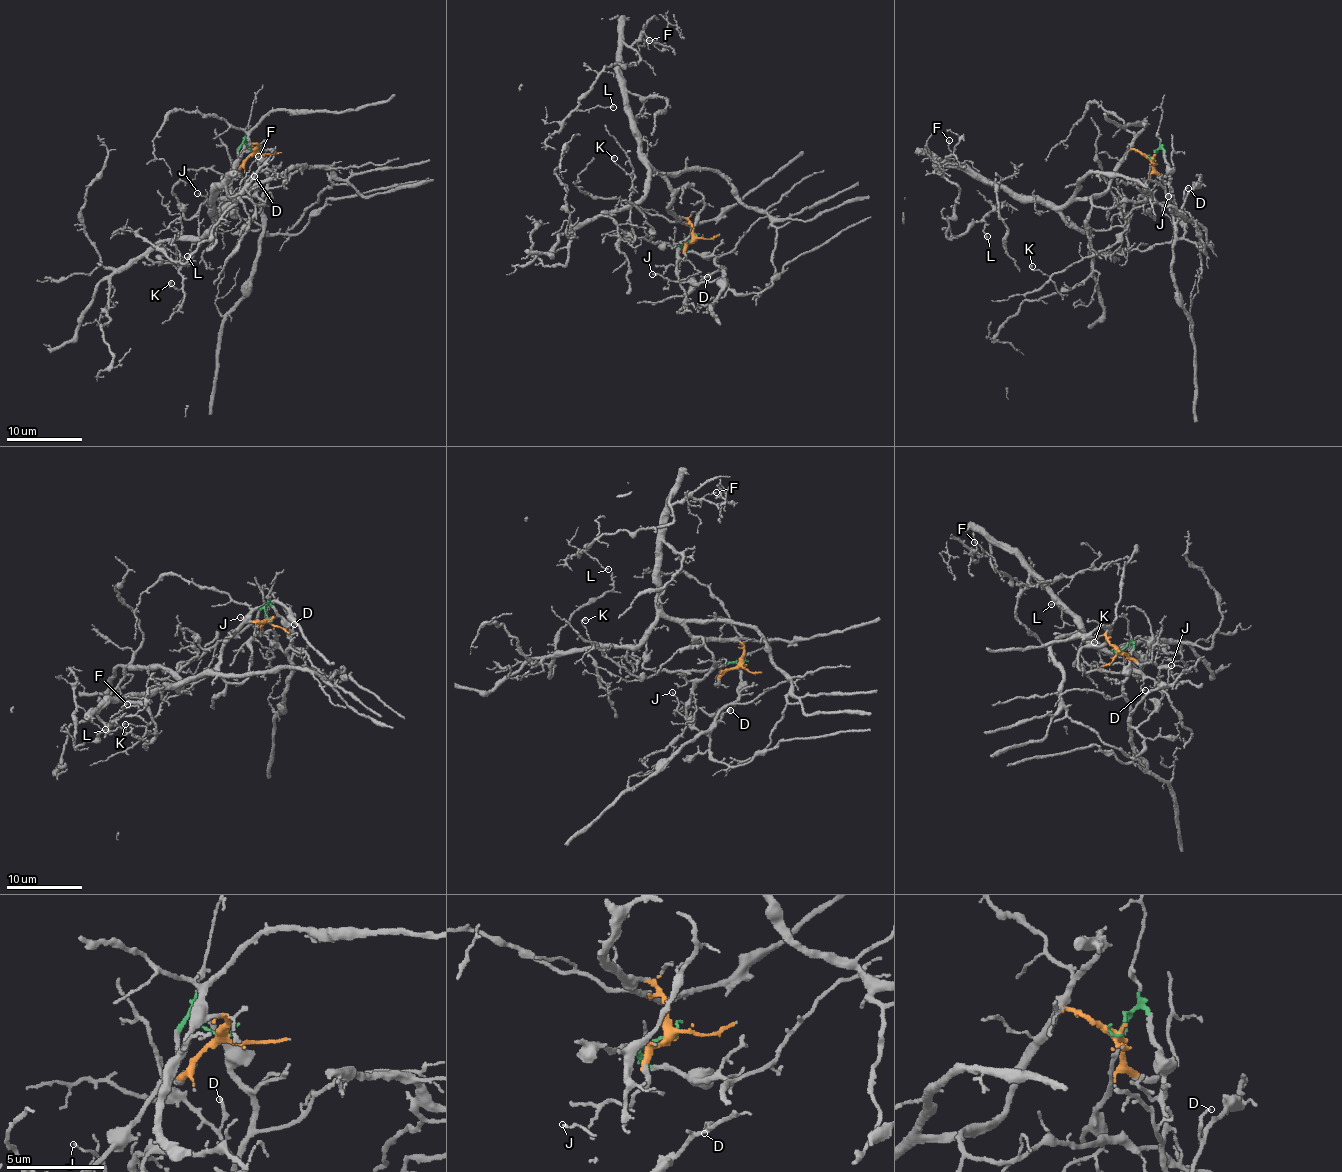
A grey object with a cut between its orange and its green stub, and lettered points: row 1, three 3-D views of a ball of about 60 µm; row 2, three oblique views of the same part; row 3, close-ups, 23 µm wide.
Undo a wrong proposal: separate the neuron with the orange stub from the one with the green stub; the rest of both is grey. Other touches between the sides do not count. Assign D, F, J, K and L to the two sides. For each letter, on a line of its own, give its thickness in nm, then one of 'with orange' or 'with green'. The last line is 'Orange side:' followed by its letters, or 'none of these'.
D: calibre 140 nm; with green
F: calibre 100 nm; with orange
J: calibre 100 nm; with green
K: calibre 130 nm; with green
L: calibre 110 nm; with orange
Orange side: F, L

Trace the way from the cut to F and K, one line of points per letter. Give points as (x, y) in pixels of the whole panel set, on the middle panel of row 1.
F: (694, 238), (668, 208), (670, 184), (641, 151), (627, 103), (622, 46), (649, 40)
K: (696, 238), (680, 246), (650, 240), (654, 230), (630, 199), (632, 188), (627, 173), (613, 161), (614, 157)

